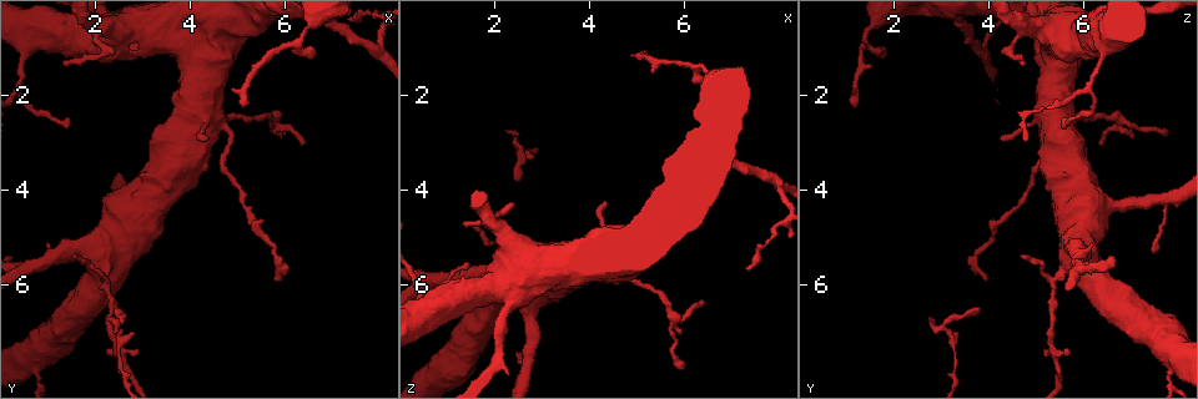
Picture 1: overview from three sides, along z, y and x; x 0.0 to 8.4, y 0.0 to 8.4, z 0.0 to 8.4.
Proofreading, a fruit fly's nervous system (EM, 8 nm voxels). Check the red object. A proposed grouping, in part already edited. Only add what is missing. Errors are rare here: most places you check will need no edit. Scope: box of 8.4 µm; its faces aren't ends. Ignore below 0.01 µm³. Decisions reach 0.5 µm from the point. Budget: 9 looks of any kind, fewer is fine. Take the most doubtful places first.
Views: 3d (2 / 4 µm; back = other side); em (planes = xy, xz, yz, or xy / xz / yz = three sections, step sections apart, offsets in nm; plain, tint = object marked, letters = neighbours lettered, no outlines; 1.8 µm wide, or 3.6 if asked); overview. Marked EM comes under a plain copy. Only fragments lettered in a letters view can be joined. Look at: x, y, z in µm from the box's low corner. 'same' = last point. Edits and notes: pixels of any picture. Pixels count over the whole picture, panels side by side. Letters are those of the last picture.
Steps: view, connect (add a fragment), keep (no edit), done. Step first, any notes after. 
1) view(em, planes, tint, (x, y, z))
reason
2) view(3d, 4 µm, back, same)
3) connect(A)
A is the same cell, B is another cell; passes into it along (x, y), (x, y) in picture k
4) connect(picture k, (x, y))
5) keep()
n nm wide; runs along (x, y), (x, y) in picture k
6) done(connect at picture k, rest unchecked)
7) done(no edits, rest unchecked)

view(3d, 2 µm, (2.20, 6.70, 2.80))
tapers out

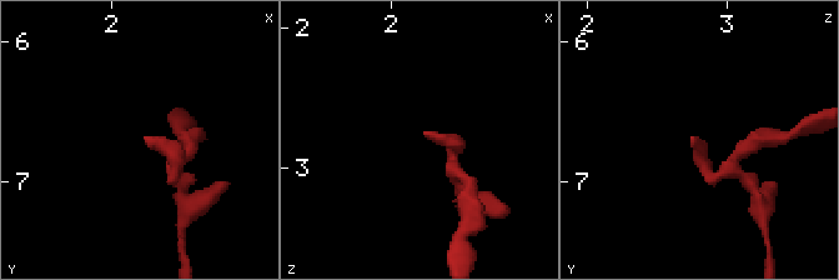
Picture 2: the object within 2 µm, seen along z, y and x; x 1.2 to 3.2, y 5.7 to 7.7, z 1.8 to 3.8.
view(em, yz, step 16, tint, (2.22, 6.68, 2.76))
now the EM

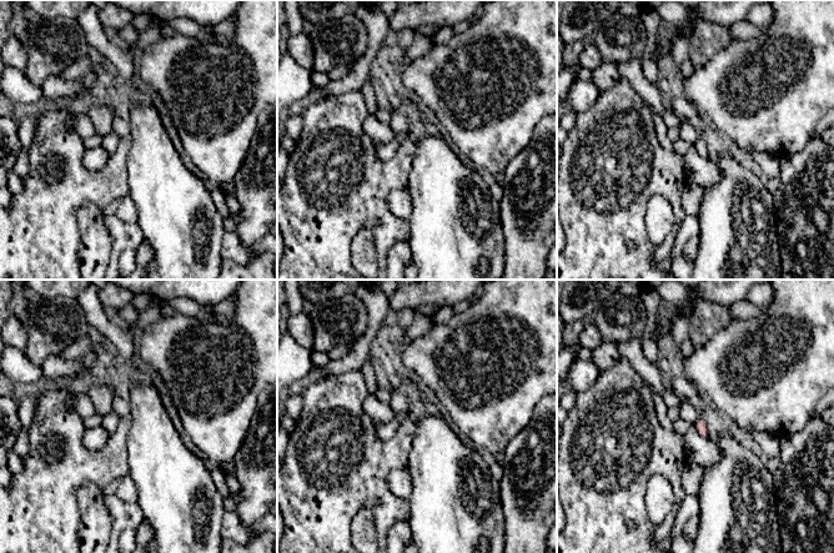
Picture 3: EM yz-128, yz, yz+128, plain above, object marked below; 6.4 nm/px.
view(em, planes, letters, same)

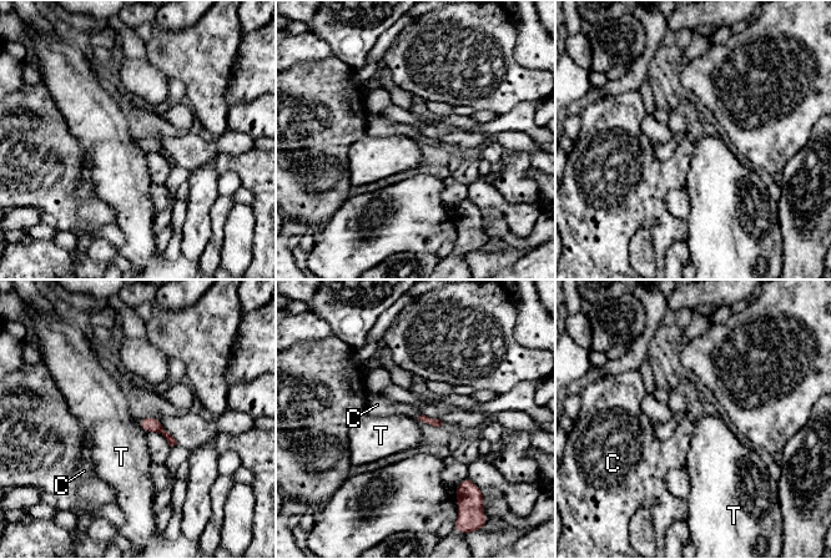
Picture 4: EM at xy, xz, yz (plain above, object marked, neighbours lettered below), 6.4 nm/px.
keep()
T touches over 100 nm; C and T are other cells; no lettered fragment goes on from it

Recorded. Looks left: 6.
view(em, planes, letters, (5.95, 5.90, 3.95))
an open end

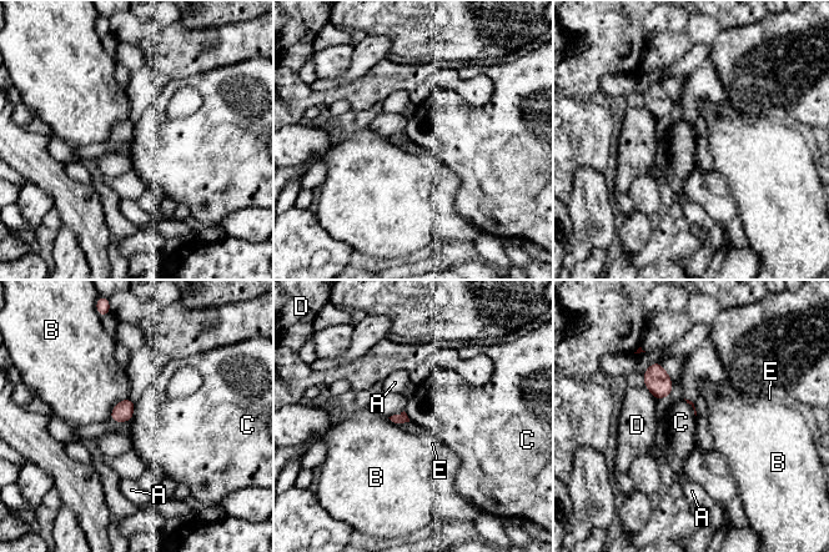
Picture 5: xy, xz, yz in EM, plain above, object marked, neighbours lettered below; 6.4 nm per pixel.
keep()
A, B, C, D and E are other cells; border along (135, 404), (132, 416), (129, 420) in picture 5; none of them fits

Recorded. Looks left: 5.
view(em, planes, tint, (2.00, 0.70, 4.75))
a fork

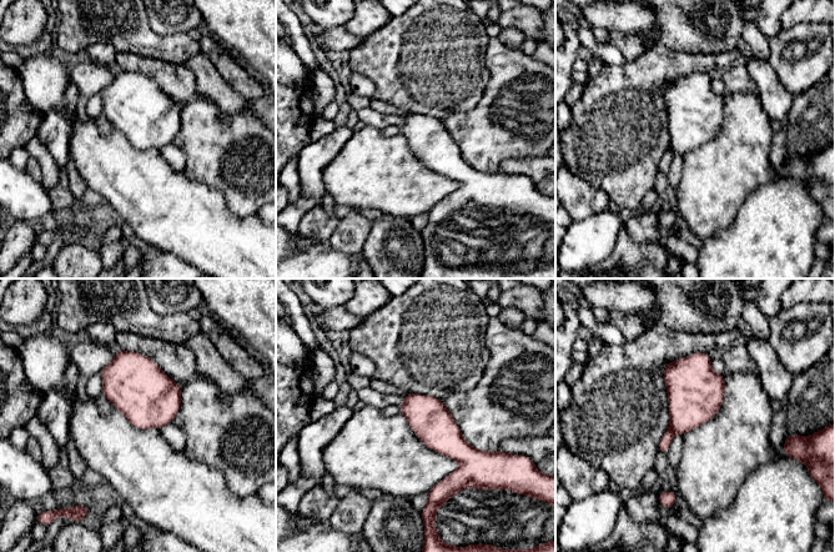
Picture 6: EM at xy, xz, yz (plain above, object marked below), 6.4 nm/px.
view(em, planes, letters, same)
see the neighbours

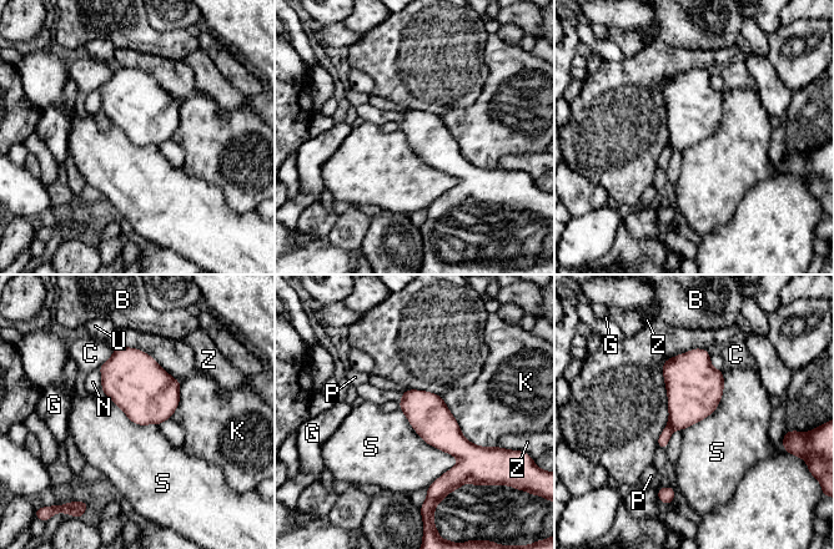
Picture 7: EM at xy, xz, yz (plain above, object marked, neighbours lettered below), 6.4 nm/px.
keep()
S touches over 550 nm; B, C, G, K, N, P, S, U and Z are other cells; none of them fits

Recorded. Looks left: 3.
view(3d, 2 µm, (6.25, 0.90, 1.40))
calibre changes

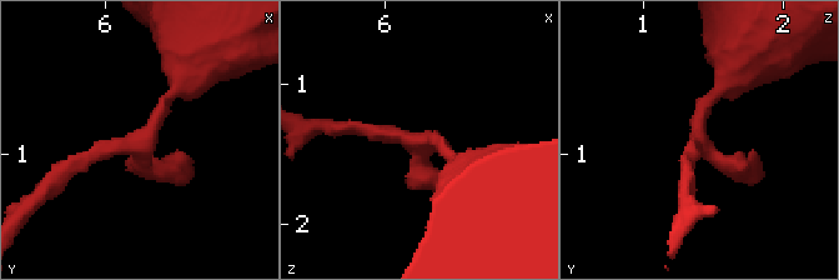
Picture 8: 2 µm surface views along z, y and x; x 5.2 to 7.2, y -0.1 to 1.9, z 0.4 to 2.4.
view(em, xy, step 16, letters, (6.28, 0.96, 1.42))

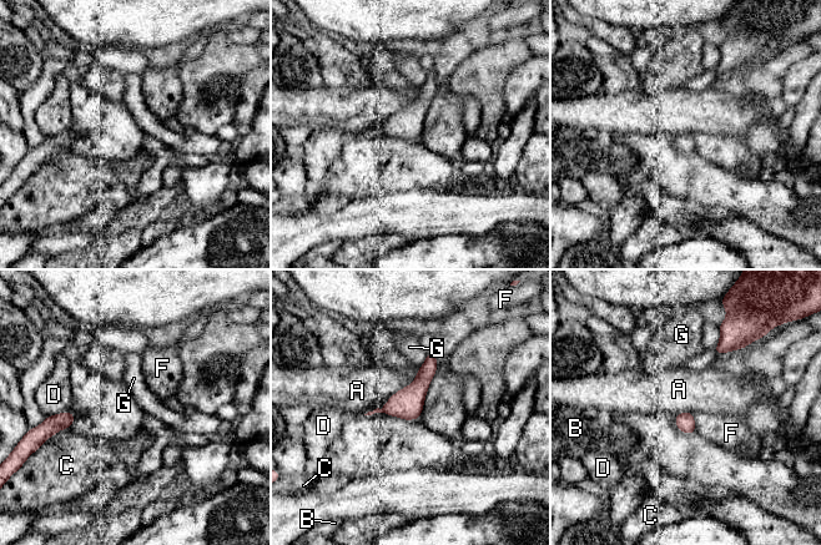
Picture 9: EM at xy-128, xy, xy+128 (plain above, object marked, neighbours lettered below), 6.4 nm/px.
keep()
A, B, C, D, F and G are other cells; border along (414, 379), (381, 408), (363, 414) in picture 9; no lettered fragment goes on from it

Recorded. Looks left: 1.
done(no edits, rest unchecked)

